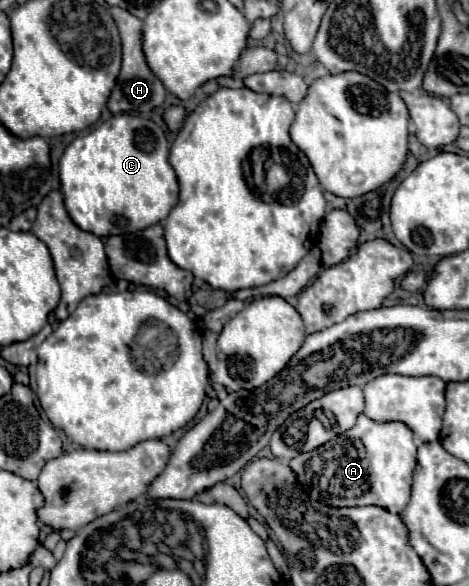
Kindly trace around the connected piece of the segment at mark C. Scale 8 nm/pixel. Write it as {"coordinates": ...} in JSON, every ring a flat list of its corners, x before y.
{"coordinates":[[126,113,112,115,108,121,78,135,64,151,60,159,60,183,64,193,66,211,72,221,82,229,98,237,136,233,168,217,178,203,178,179,168,163,168,139,154,121,130,117]]}

